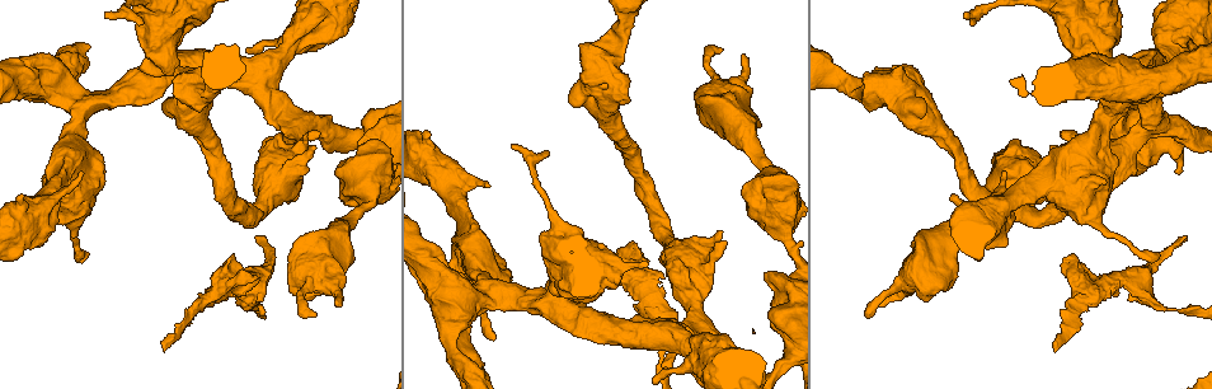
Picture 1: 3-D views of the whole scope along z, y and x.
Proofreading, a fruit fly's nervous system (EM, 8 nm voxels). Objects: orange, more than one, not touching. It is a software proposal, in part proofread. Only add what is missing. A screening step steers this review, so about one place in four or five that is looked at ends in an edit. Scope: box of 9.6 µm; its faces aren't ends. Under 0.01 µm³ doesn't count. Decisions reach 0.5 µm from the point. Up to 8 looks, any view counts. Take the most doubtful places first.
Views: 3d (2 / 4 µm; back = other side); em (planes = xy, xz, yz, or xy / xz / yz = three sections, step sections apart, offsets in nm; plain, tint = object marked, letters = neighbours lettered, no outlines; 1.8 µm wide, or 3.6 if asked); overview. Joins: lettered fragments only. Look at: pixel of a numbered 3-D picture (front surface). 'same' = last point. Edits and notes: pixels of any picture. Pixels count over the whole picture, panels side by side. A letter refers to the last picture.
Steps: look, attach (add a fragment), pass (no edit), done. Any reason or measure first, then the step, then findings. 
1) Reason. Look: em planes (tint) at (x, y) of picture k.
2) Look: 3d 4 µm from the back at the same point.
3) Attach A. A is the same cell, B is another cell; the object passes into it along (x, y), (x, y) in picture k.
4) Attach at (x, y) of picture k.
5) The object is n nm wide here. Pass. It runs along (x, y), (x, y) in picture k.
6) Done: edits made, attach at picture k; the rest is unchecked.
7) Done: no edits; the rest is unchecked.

Free end. Look: 3d 4 µm at (636, 243) of picture 1.

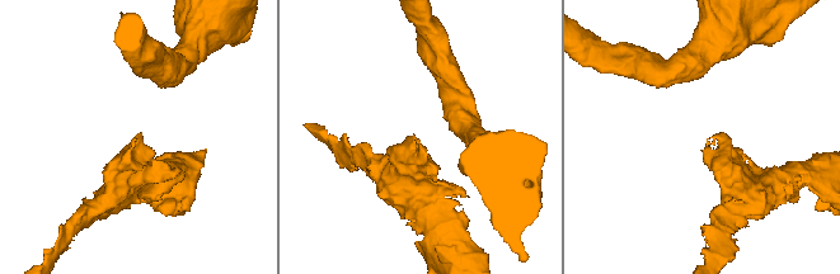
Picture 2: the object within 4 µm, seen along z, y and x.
Shape alone is not enough. Look: em planes (letters) at (713, 139) of picture 2.

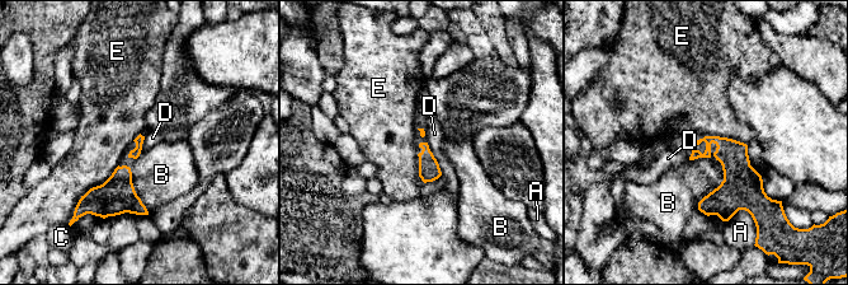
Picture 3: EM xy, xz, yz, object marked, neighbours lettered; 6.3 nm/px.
The longest contact is with E, 380 nm. Pass. A, B, C, D and E are other cells; a border runs along (427, 141), (442, 174) in picture 3; no lettered fragment goes on from it.

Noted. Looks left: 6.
Thin end. Look: 3d 4 µm at (1055, 349) of picture 1.

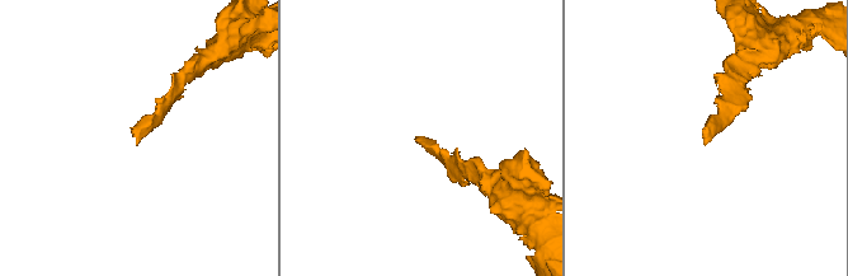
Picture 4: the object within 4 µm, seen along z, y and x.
Shape alone is not enough. Look: em yz step 16 (tint) at (703, 143) of picture 4.

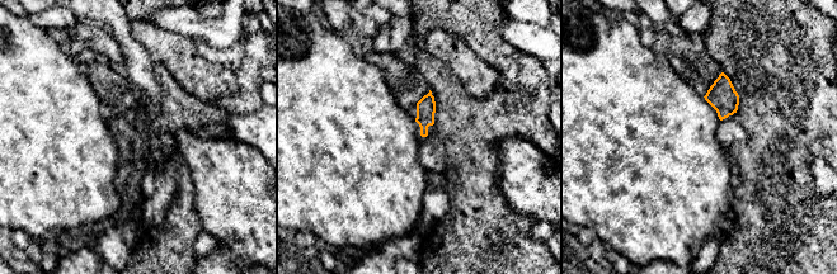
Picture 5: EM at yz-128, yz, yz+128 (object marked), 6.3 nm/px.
Another direction. Look: em planes (letters) at the same point.

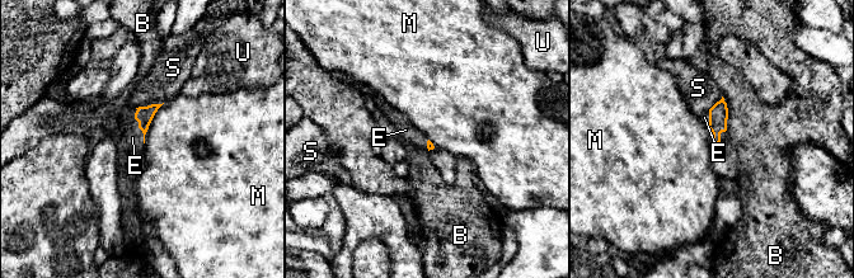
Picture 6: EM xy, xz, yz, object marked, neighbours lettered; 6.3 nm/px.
Attach at (704, 117) of picture 6. E is the same cell, B, M, S and U are other cells; the object passes into it along (718, 114), (708, 127), (704, 117) in picture 6; the neuron continues.

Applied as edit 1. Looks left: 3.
Look: overview.

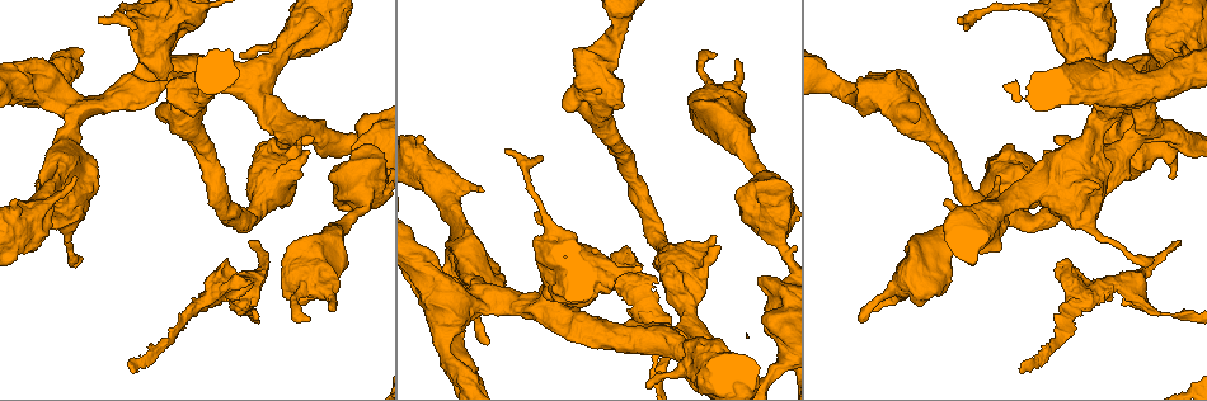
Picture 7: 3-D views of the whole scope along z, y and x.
Sudden change in width. Look: em 3.6 µm xz step 16 (tint) at (781, 366) of picture 7.

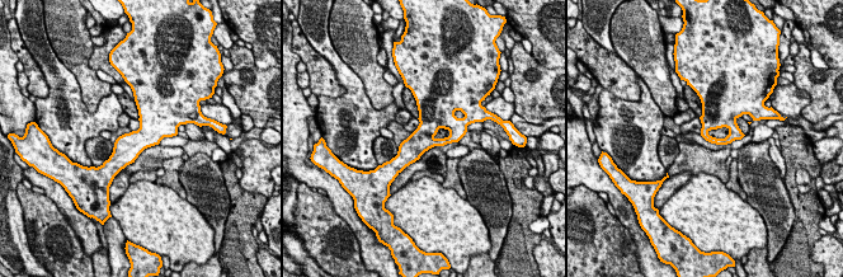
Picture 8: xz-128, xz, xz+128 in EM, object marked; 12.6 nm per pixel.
Look: em 3.6 µm xz step 16 (letters) at the same point.

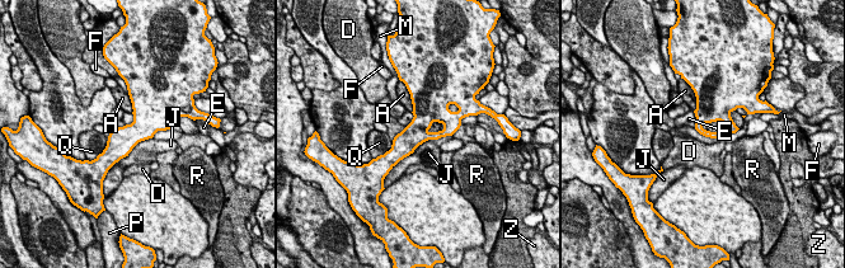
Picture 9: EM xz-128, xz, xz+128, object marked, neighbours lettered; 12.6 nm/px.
The object is 160 nm wide here. Pass. A, D, E, F, J, M, P, Q, R and Z are other cells; a border runs along (694, 128), (705, 136), (718, 139) in picture 9; no lettered fragment goes on from it.

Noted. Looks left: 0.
Done: edits made, attach at picture 6; the rest is unchecked.

